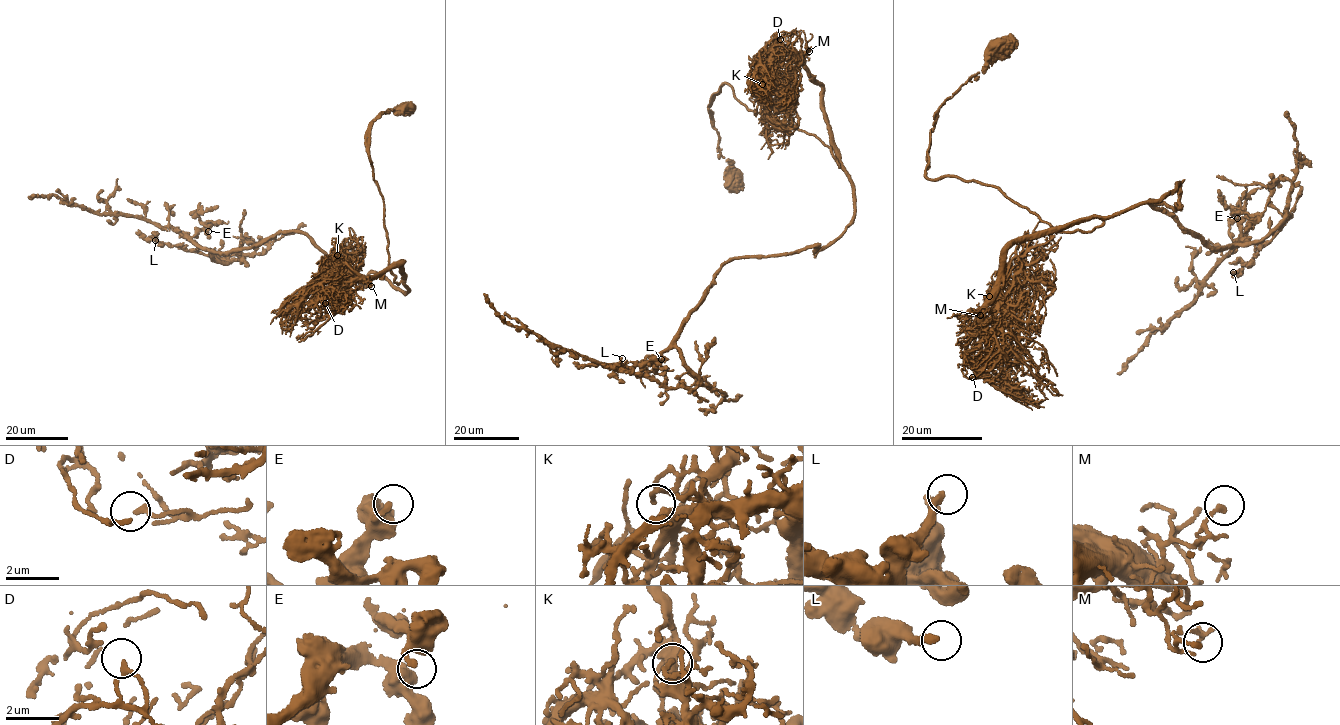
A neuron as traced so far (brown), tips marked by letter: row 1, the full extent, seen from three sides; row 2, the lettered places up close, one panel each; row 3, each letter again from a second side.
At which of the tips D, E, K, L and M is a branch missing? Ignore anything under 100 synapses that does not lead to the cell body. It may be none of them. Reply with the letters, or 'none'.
none

